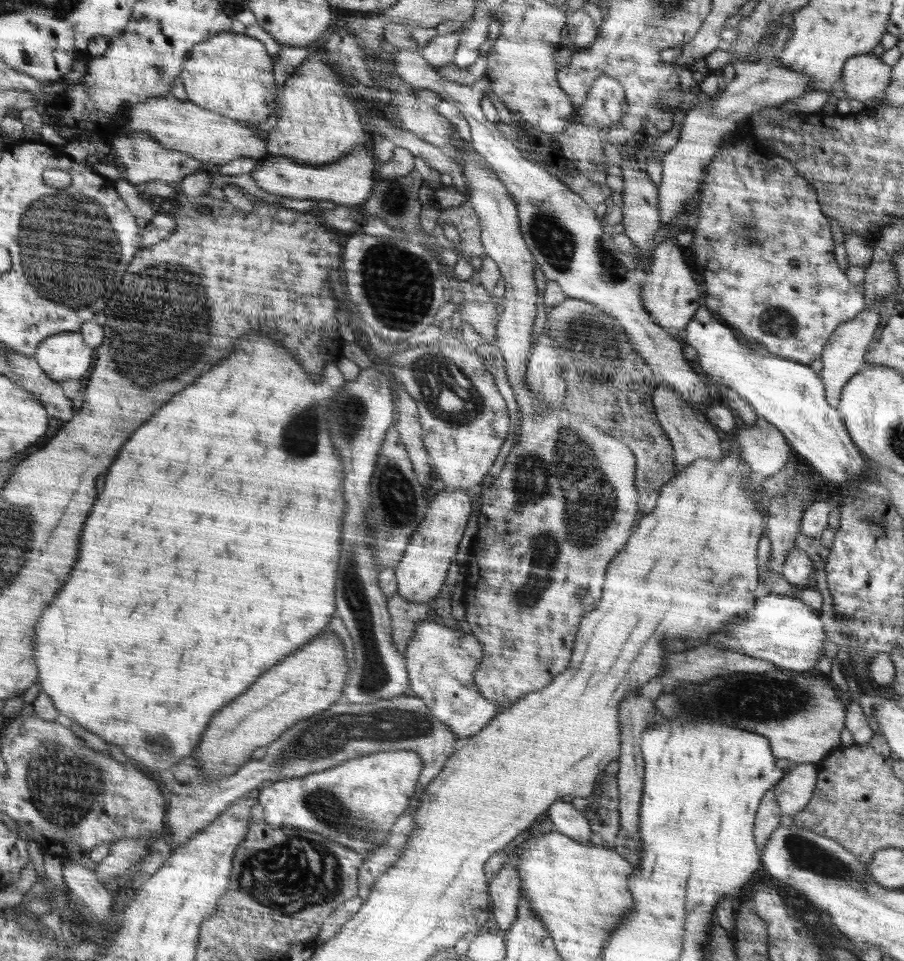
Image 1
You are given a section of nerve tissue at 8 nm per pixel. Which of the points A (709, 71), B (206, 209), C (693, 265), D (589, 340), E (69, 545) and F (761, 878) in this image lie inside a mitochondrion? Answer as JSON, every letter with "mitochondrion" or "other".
{"A":"other","B":"other","C":"other","D":"mitochondrion","E":"other","F":"other"}

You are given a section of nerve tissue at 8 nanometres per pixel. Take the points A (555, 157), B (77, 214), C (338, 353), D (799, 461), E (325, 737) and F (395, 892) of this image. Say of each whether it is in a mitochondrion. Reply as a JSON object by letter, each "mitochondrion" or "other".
{"A":"other","B":"mitochondrion","C":"other","D":"other","E":"mitochondrion","F":"other"}

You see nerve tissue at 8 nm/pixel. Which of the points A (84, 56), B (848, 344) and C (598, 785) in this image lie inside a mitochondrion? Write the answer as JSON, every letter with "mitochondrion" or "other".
{"A":"other","B":"other","C":"other"}

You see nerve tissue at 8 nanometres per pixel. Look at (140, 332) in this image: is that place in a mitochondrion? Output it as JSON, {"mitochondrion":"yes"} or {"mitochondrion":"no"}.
{"mitochondrion":"yes"}

